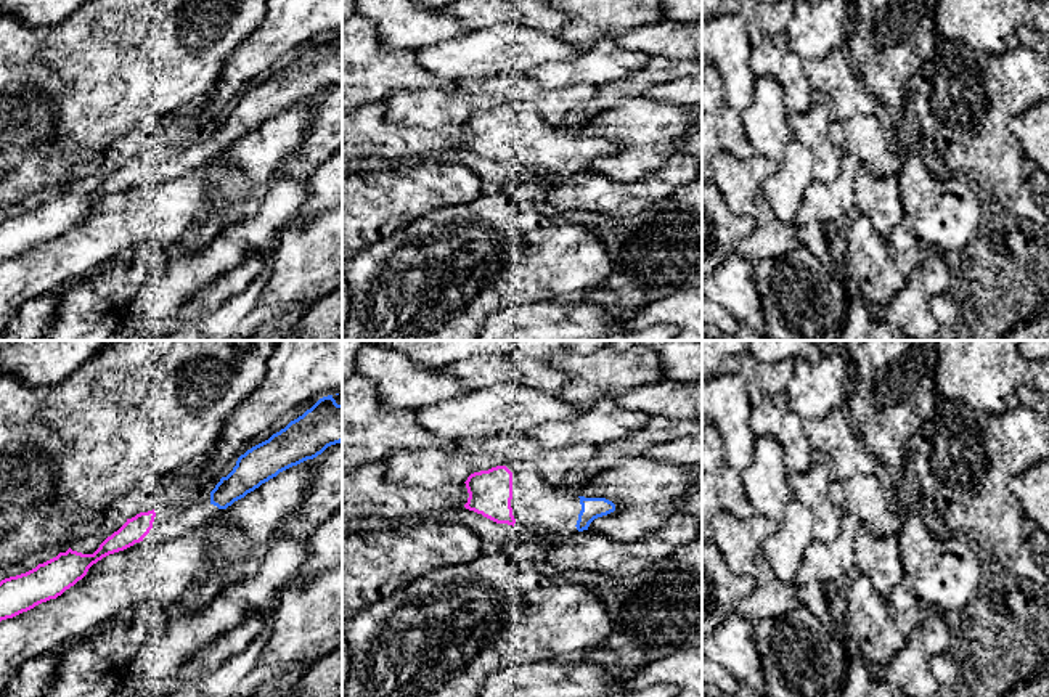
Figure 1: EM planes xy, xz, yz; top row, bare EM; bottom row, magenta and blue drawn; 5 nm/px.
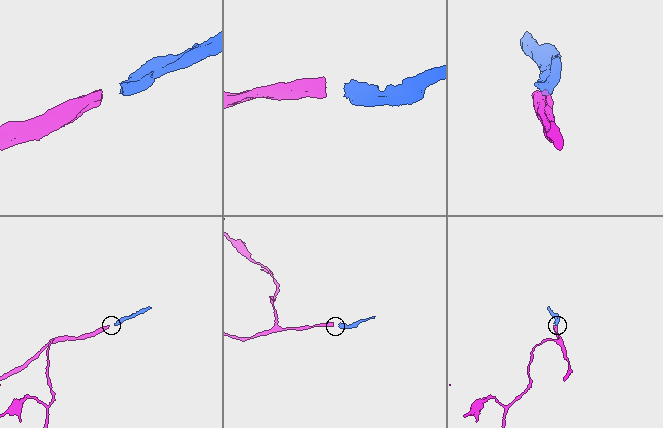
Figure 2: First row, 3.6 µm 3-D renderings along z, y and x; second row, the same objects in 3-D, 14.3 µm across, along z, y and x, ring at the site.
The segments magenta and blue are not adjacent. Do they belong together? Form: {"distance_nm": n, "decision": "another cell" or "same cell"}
{"distance_nm": 280, "decision": "same cell"}

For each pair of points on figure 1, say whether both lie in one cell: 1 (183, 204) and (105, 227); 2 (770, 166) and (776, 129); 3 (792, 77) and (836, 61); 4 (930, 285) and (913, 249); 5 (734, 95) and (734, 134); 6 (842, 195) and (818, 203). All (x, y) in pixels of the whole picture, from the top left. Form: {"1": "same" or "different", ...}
{"1": "same", "2": "different", "3": "different", "4": "different", "5": "different", "6": "same"}

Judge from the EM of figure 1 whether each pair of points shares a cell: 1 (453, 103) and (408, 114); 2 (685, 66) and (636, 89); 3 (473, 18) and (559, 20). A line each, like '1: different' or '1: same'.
1: same
2: same
3: same

